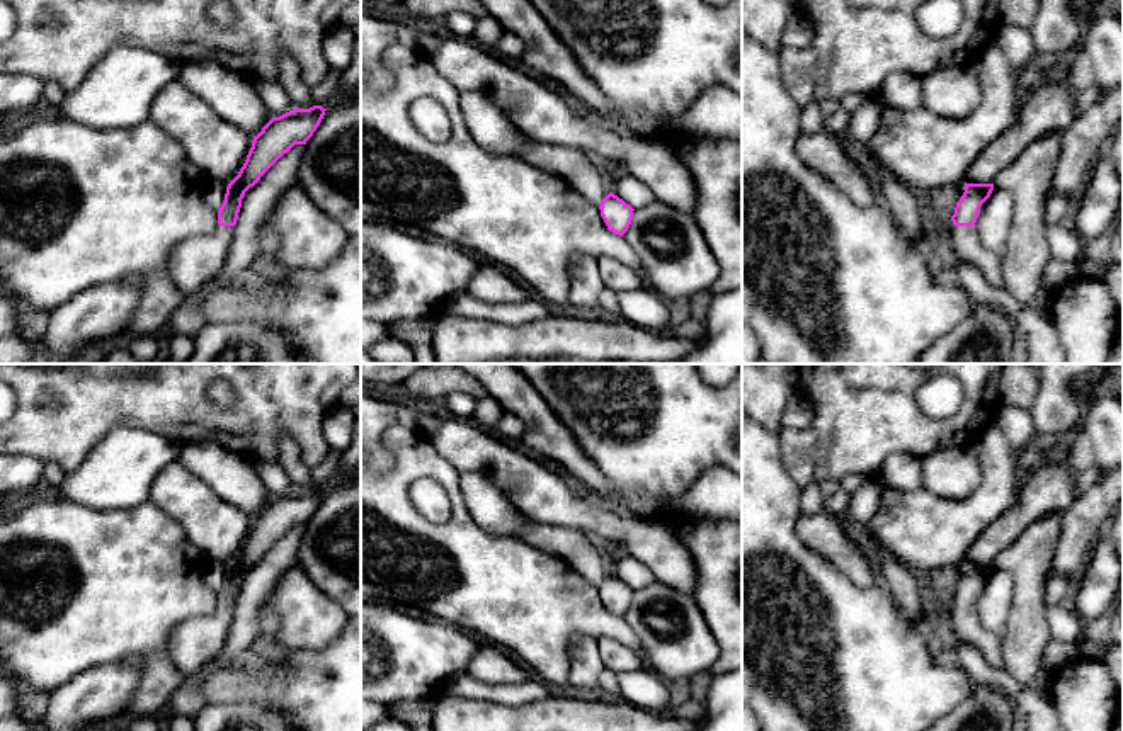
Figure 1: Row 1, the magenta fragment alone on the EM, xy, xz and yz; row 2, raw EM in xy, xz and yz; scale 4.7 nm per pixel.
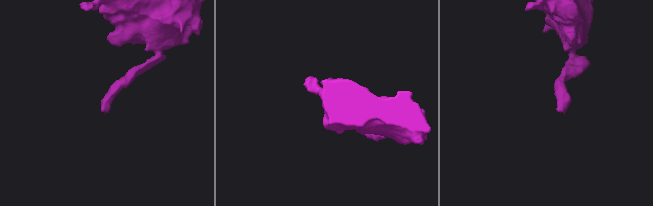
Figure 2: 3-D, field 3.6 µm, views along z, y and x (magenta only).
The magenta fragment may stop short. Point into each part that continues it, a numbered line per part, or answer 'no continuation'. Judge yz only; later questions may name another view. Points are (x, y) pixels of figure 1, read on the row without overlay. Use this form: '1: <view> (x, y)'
1: yz (962, 626)

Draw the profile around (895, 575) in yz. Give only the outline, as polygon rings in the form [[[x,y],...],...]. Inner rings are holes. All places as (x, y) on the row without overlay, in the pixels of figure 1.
[[[869,536],[863,546],[873,561],[878,581],[886,586],[900,612],[915,626],[931,624],[927,614],[927,592],[922,592],[910,568],[878,537]]]

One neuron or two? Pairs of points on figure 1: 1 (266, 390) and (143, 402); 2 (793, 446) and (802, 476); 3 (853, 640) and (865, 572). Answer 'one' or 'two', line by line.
1: one
2: one
3: two

